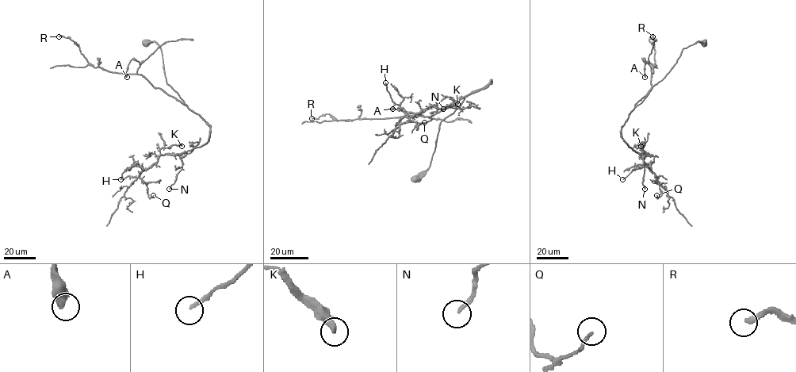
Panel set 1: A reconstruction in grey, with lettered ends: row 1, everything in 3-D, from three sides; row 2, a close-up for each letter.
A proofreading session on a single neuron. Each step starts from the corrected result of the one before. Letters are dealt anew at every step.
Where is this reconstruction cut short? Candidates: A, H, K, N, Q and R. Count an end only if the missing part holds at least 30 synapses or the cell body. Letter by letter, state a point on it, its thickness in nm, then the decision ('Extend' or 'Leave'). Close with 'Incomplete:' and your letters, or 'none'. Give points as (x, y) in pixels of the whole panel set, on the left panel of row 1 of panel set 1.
A: Place: (127, 77). Thickness 480 nm. Leave
H: Place: (120, 179). Thickness 170 nm. Leave
K: Place: (181, 146). Thickness 260 nm. Leave
N: Place: (169, 189). Thickness 200 nm. Leave
Q: Place: (153, 195). Thickness 160 nm. Leave
R: Place: (59, 36). Thickness 280 nm. Leave
Incomplete: none

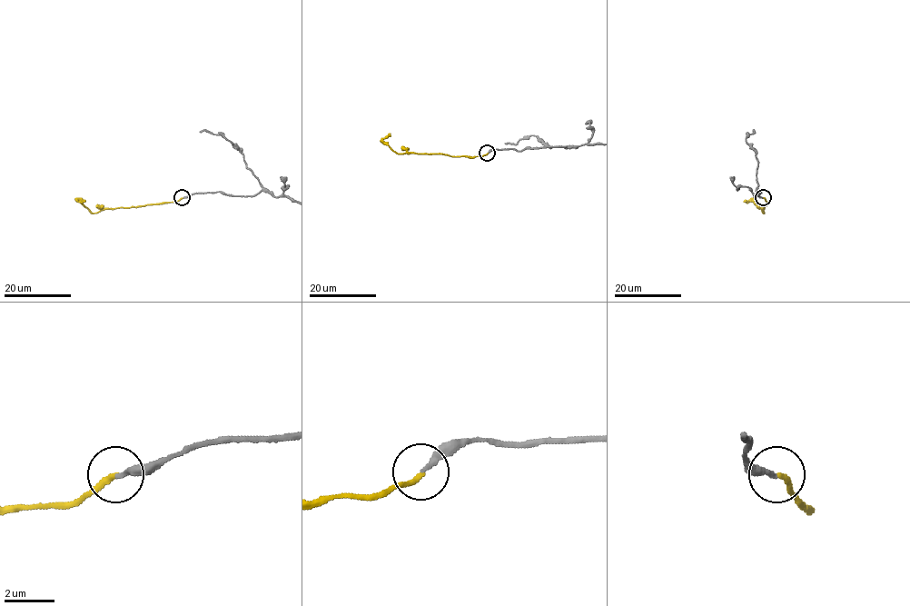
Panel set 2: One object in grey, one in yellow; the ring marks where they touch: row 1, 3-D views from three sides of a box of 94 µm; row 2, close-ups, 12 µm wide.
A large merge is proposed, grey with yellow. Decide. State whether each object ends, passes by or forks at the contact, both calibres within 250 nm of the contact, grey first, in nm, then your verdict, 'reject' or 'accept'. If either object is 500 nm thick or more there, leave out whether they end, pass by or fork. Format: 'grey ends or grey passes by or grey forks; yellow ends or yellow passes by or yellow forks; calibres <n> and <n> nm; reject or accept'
grey ends; yellow ends; calibres 220 and 240 nm; accept

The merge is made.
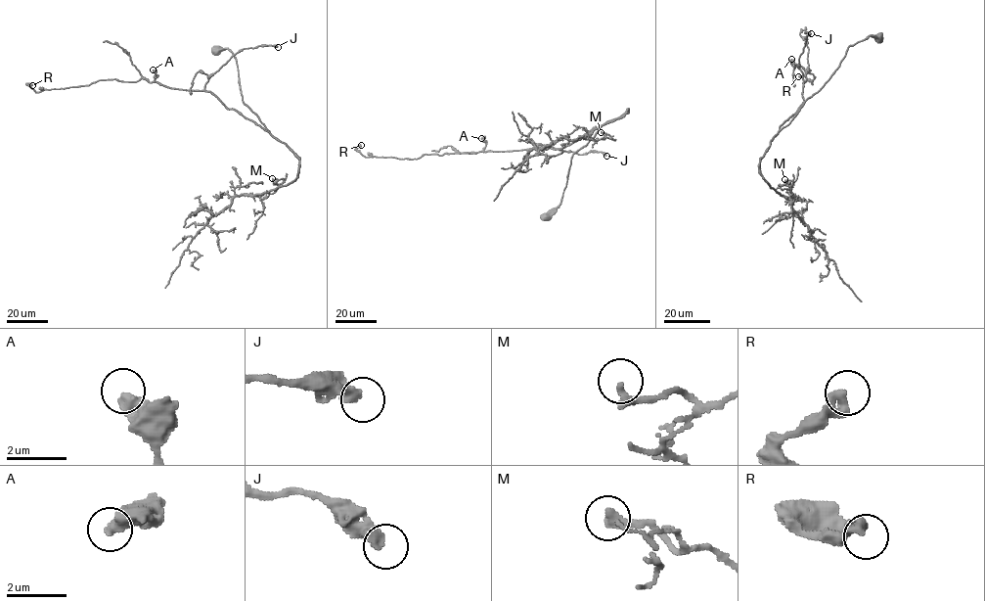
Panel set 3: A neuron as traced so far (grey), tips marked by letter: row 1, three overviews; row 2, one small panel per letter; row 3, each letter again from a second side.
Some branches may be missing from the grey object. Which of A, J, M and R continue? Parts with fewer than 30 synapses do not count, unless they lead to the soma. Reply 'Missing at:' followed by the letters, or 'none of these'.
Missing at: none of these

